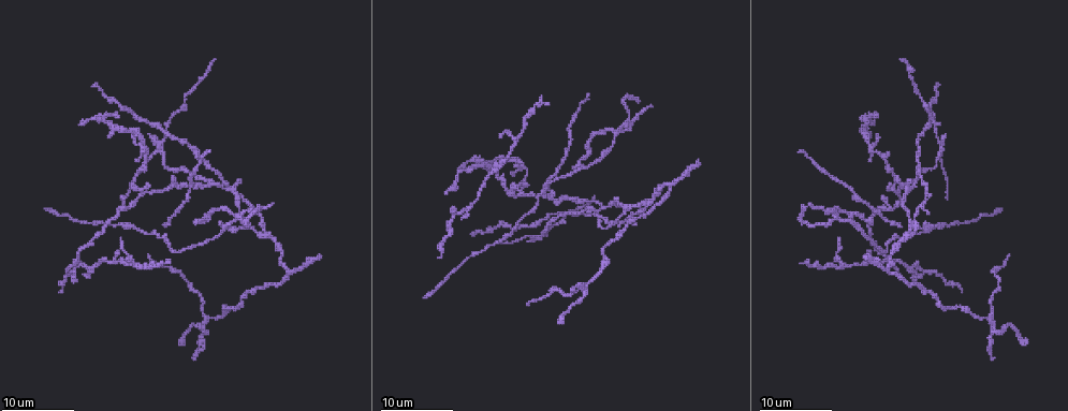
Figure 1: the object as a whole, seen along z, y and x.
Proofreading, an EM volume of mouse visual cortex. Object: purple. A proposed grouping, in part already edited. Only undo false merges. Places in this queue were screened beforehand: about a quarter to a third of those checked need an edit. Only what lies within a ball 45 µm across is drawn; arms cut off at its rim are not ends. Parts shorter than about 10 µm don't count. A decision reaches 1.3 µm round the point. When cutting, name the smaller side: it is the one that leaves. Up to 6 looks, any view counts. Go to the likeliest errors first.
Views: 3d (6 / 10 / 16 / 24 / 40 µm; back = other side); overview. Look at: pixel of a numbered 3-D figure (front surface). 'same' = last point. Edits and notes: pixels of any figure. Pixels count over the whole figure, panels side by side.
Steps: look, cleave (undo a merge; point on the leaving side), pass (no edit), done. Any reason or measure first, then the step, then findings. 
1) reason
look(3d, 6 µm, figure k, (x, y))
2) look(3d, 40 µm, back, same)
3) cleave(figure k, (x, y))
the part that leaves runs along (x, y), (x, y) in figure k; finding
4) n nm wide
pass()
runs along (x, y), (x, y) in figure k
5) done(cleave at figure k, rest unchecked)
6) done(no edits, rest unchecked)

four or more arms meet
look(3d, 16 µm, figure 1, (237, 216))

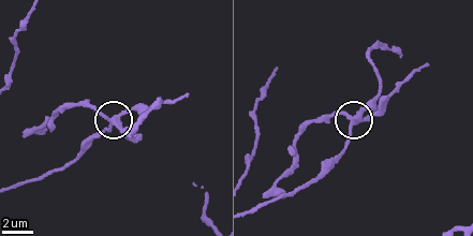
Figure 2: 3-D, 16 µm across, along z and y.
look(3d, 6 µm, figure 2, (109, 116))

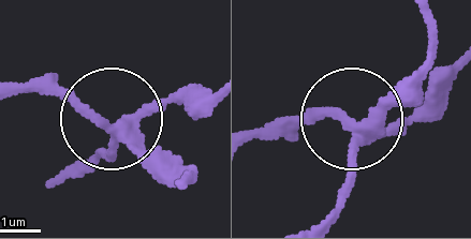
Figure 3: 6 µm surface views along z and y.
cleave(figure 3, (179, 100))
the part that leaves runs along (357, 145), (348, 193), (330, 213) in figure 3; two neurons meet here

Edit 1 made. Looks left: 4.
look(overview)

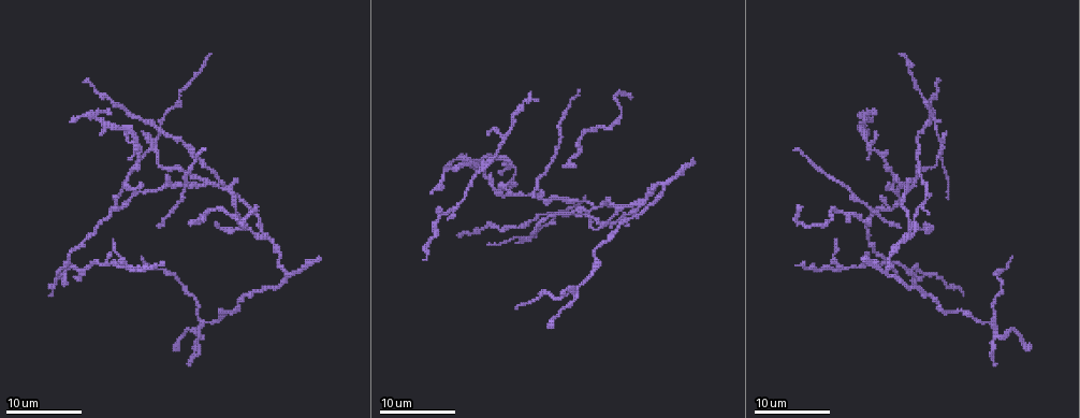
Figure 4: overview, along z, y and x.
look(3d, 16 µm, figure 4, (508, 193))

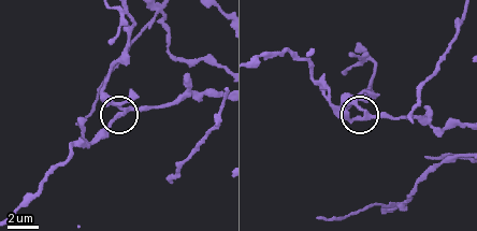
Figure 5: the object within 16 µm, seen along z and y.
side arm 21 µm
pass()
continuous, no second neuron

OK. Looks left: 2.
two arms in line, one across
look(3d, 10 µm, figure 4, (221, 186))

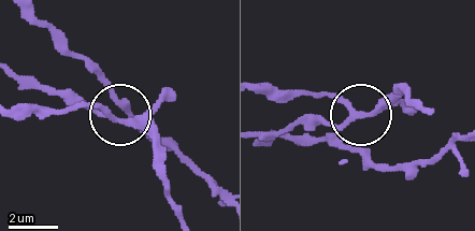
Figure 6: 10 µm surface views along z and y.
look(3d, 6 µm, figure 6, (116, 120))

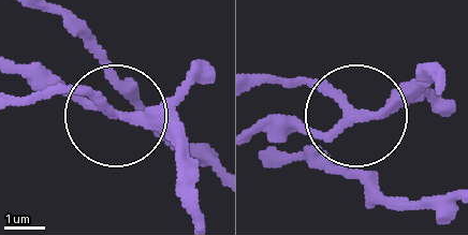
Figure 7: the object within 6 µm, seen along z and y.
pass()
continuous, no second neuron

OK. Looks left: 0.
done(cleave at figure 3, rest unchecked)

